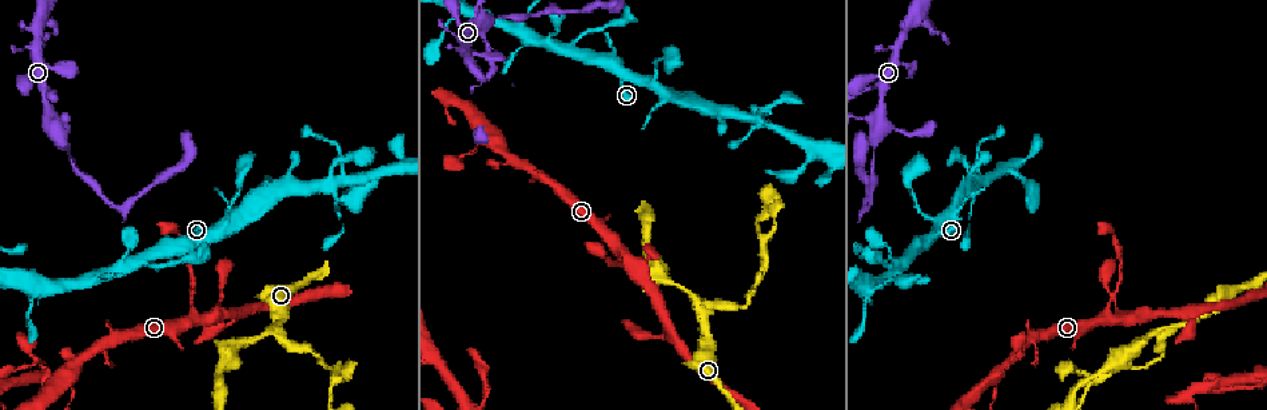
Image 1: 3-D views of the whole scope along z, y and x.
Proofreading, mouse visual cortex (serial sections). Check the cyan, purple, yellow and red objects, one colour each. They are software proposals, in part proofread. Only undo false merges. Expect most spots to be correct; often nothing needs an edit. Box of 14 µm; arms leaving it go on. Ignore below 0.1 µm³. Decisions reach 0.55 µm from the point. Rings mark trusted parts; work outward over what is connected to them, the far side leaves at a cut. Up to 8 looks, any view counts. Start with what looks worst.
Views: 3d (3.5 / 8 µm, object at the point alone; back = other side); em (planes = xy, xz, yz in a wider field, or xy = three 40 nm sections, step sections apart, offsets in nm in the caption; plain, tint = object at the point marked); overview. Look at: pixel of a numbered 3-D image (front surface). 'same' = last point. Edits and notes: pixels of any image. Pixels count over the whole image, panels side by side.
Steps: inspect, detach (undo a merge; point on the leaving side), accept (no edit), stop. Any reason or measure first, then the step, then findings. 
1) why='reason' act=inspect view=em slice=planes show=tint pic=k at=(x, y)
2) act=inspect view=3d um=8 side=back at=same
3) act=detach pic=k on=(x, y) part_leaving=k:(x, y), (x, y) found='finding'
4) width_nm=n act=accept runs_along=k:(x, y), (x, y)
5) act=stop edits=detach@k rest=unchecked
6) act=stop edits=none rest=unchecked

why='thick turns thin' act=inspect view=3d um=3.5 pic=1 at=(876, 144)

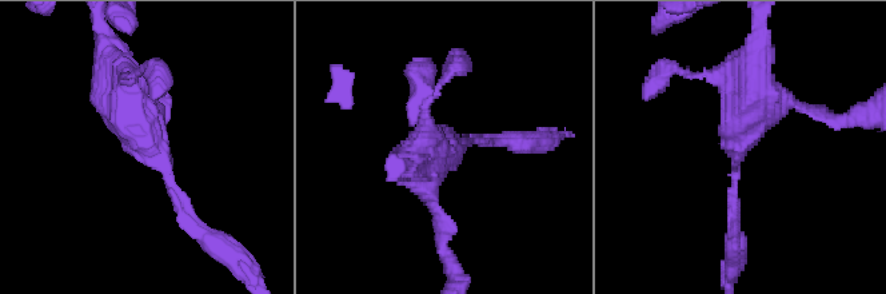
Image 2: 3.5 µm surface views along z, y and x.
arm_widths_nm=150,600 why='now the EM' act=inspect view=em slice=xy step=3 show=tint pic=2 at=(735, 155)

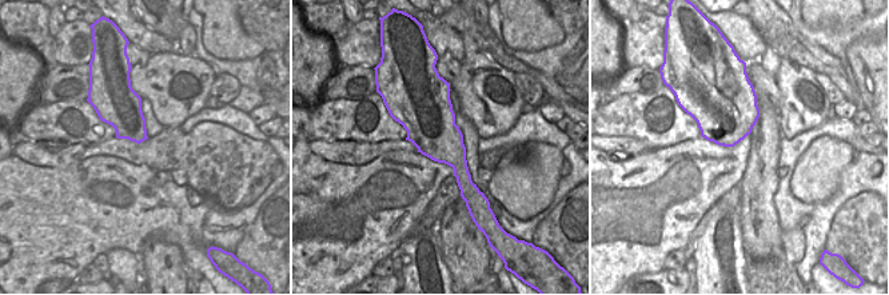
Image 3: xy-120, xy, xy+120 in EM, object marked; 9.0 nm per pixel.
act=inspect view=em slice=xy step=2 show=tint at=same

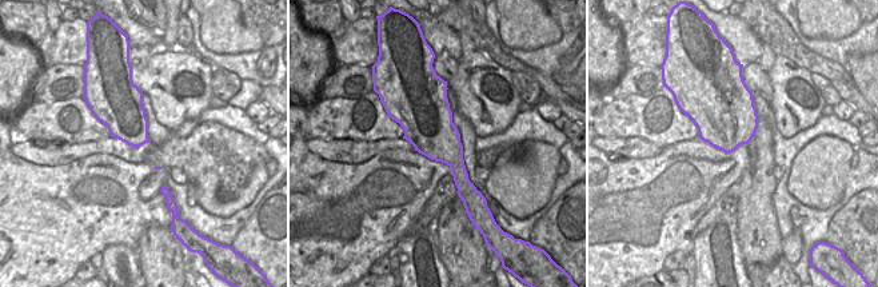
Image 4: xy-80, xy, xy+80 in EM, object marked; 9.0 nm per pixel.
act=accept found='all the same cell'

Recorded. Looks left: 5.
why='branch point' act=inspect view=3d um=8 pic=1 at=(280, 327)

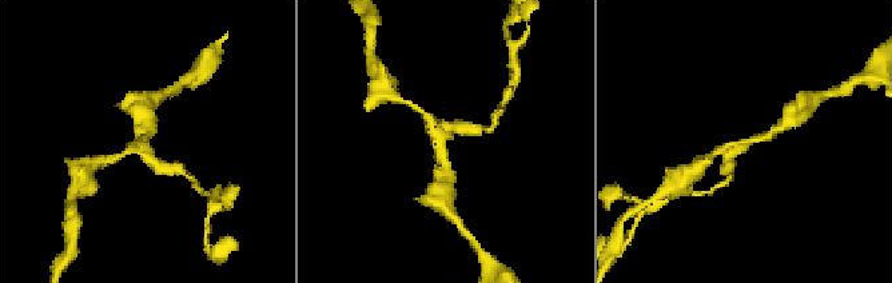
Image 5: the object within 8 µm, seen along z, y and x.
act=inspect view=3d um=3.5 pic=5 at=(741, 142)

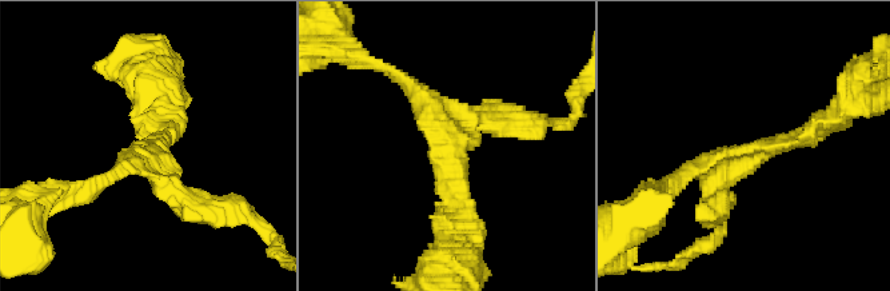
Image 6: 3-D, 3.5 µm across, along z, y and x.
arms=3 arm_widths_nm=200,200,300 act=inspect view=em slice=xy step=2 show=tint pic=6 at=(455, 148)

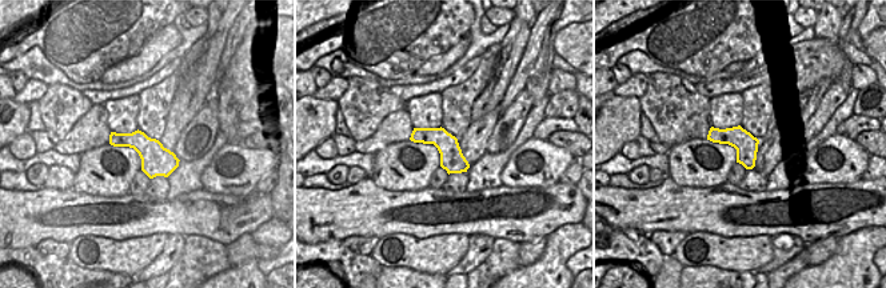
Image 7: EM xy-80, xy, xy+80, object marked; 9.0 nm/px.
act=accept runs_along=6:(463, 227), (455, 148), (410, 84) found='one cell here'

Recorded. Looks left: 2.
why='small branch off a trunk' act=inspect view=3d um=8 pic=1 at=(498, 138)

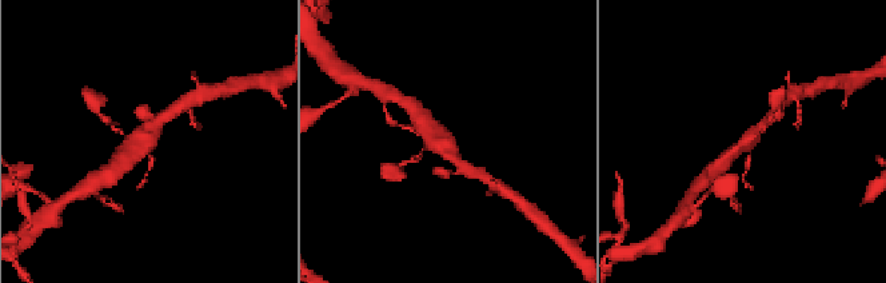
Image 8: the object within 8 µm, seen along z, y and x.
arms=4 arm_widths_nm=100,150,300,350 act=inspect view=em slice=xy step=2 show=tint pic=8 at=(147, 141)

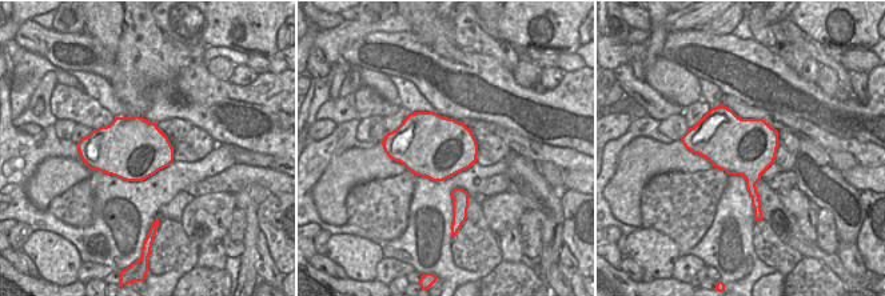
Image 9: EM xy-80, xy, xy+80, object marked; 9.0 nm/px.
width_nm=600 act=accept runs_along=8:(771, 118), (753, 139), (723, 162) found='continuous, no second cell'

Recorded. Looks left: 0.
act=stop edits=none rest=unchecked

